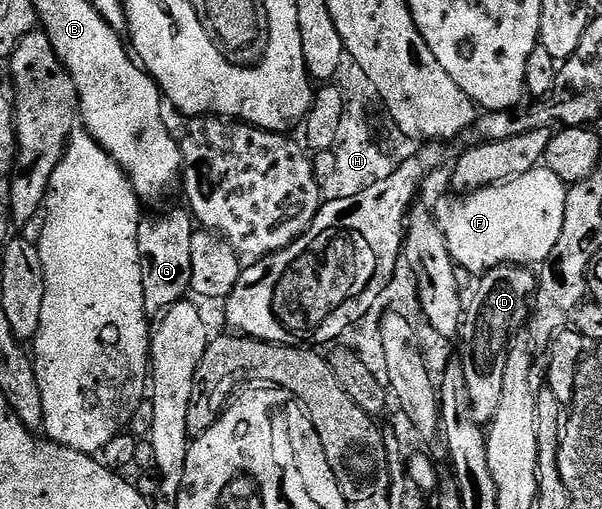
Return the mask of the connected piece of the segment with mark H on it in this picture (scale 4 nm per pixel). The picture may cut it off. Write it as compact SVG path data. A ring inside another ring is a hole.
M349 55L343 57L339 88L345 102L345 112L339 126L339 135L333 152L336 158L336 172L331 181L323 186L324 198L328 201L343 201L343 197L355 197L363 189L371 189L379 181L391 177L395 170L394 160L385 156L385 151L373 140L373 127L369 124L369 106L378 102L375 85L371 85L367 73L355 65Z

